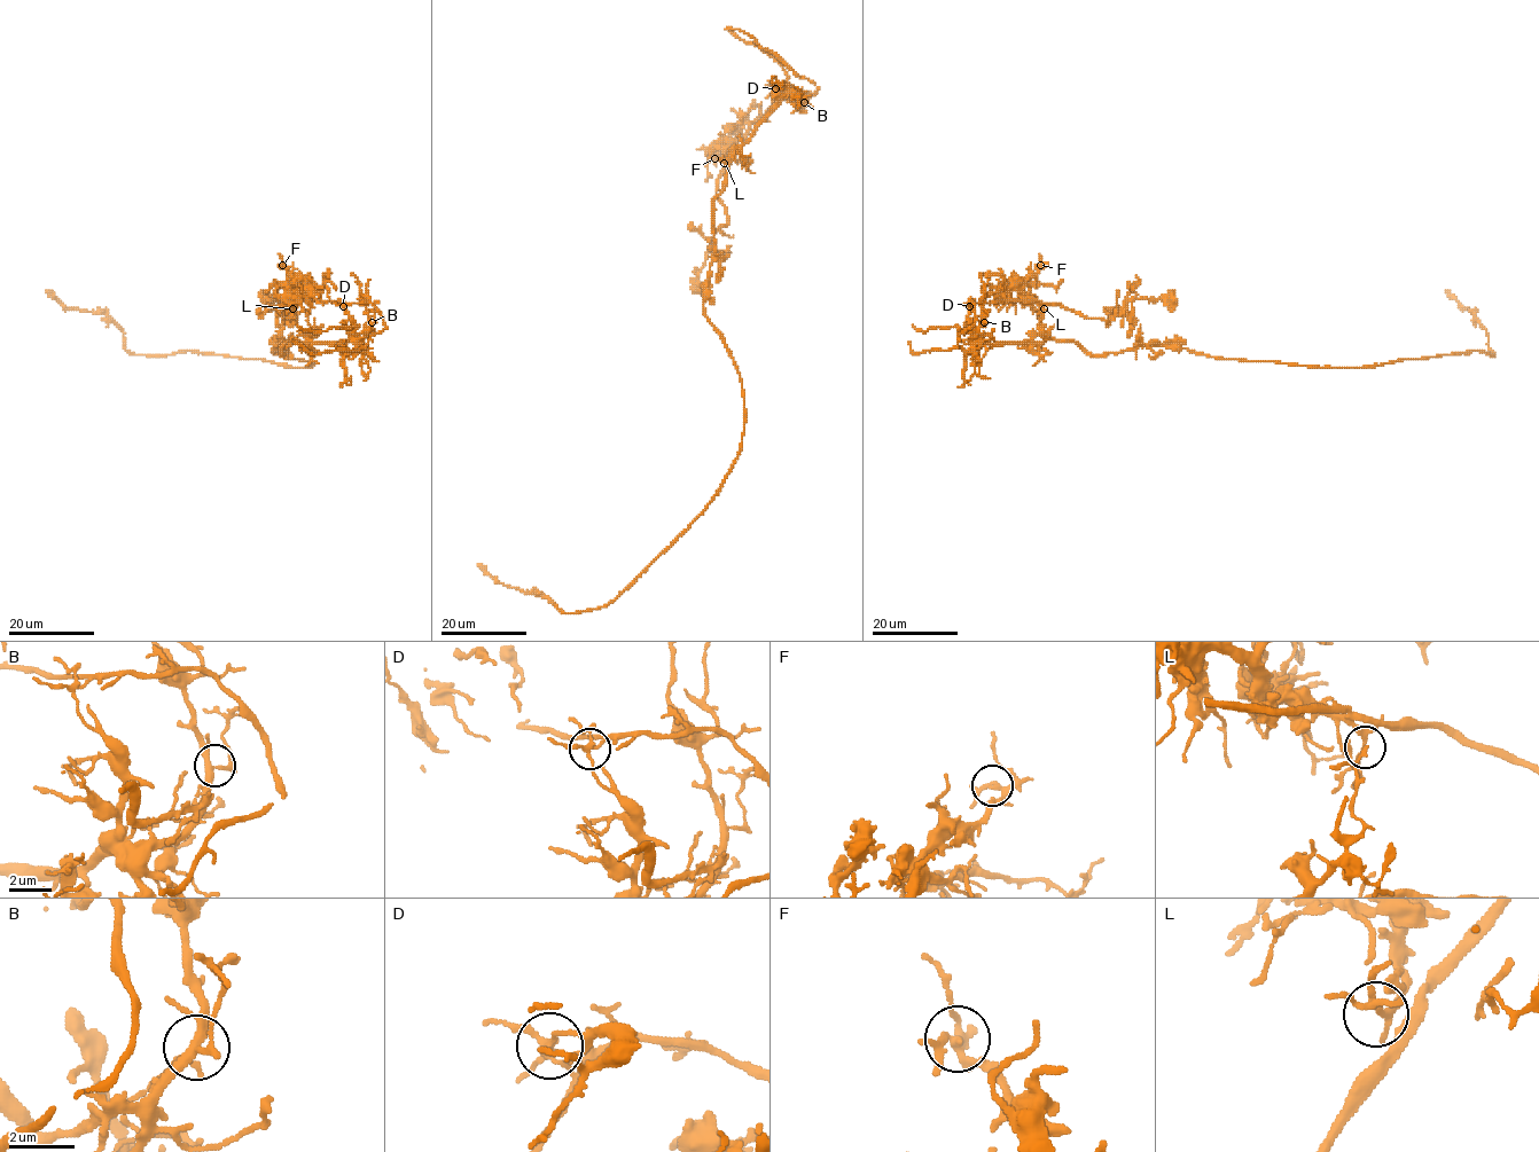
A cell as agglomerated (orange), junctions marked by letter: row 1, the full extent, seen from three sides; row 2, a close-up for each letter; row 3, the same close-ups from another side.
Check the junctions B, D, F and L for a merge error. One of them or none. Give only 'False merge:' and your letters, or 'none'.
False merge: D

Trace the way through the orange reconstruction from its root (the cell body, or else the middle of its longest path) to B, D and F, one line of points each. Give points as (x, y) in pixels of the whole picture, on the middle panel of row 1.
B: (703, 302), (715, 252), (712, 202), (723, 187), (728, 159), (788, 93), (795, 93), (804, 102)
D: (703, 302), (715, 252), (712, 202), (723, 187), (728, 159), (784, 92), (782, 87), (774, 88)
F: (703, 302), (715, 252), (712, 202), (728, 159), (778, 102), (782, 87), (774, 88), (771, 107), (715, 158)

